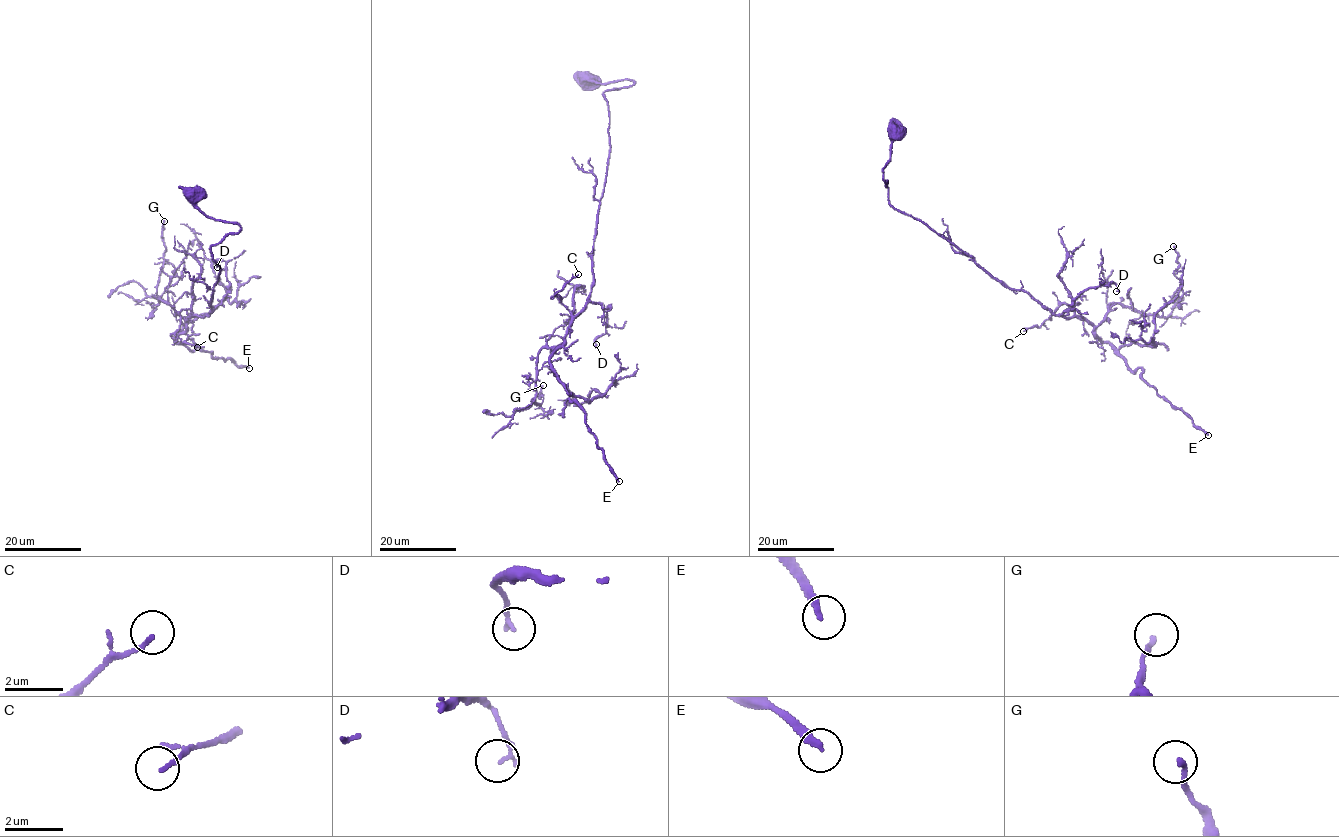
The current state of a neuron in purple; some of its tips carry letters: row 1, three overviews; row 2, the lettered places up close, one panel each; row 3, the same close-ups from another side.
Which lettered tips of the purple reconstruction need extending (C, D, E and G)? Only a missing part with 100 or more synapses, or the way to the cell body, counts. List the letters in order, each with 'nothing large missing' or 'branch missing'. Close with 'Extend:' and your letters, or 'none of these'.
C: nothing large missing
D: nothing large missing
E: branch missing
G: nothing large missing
Extend: E

